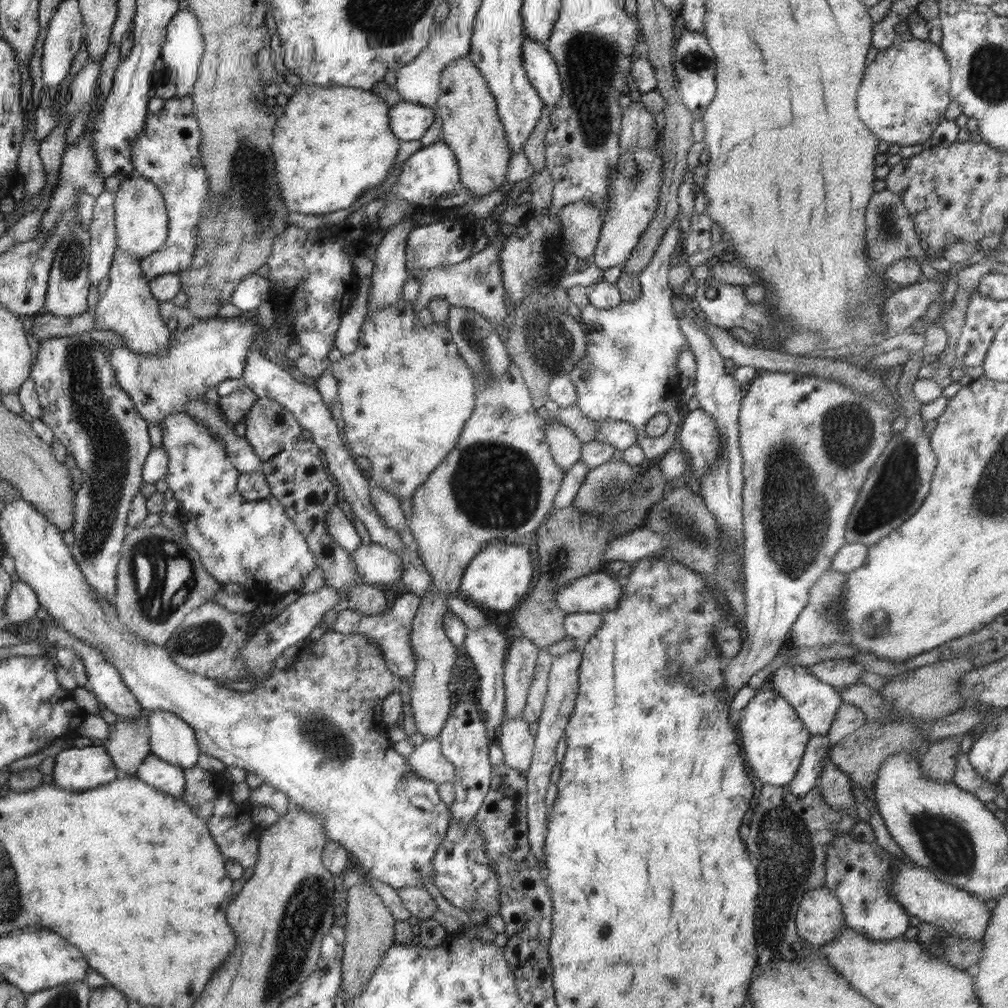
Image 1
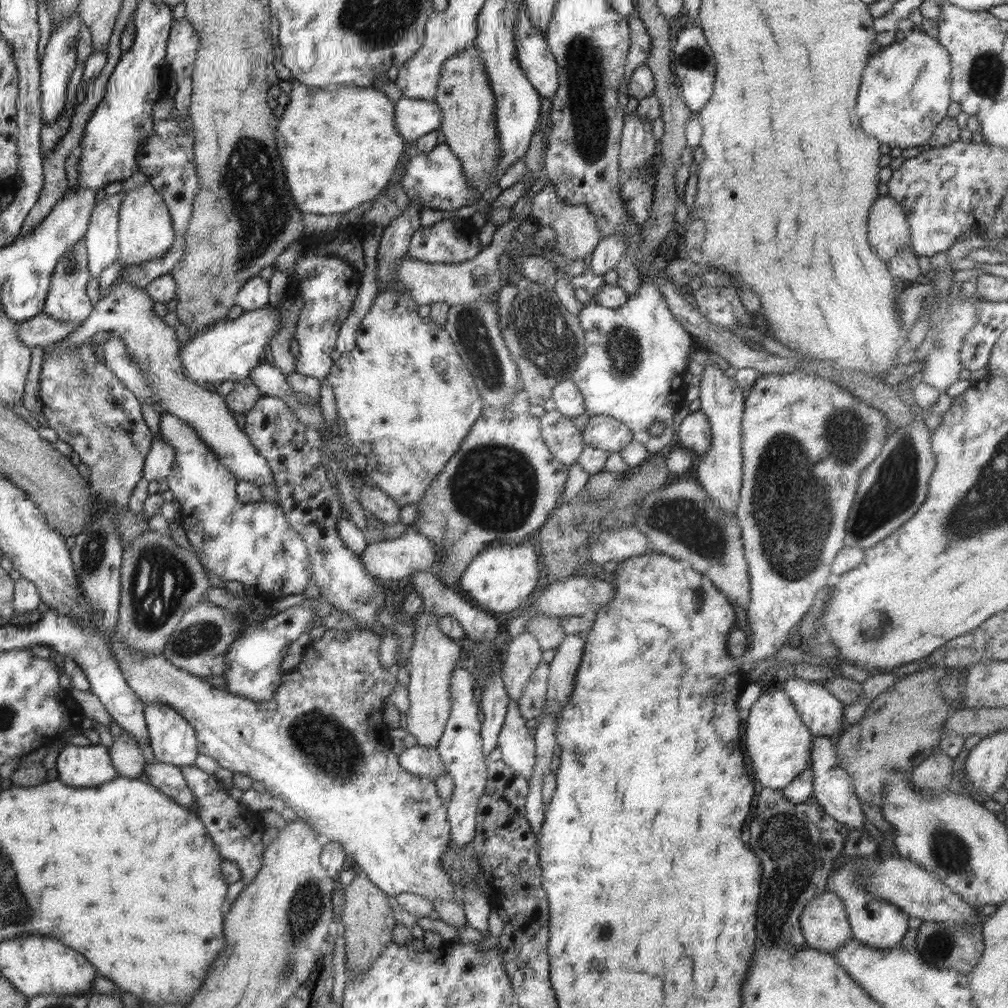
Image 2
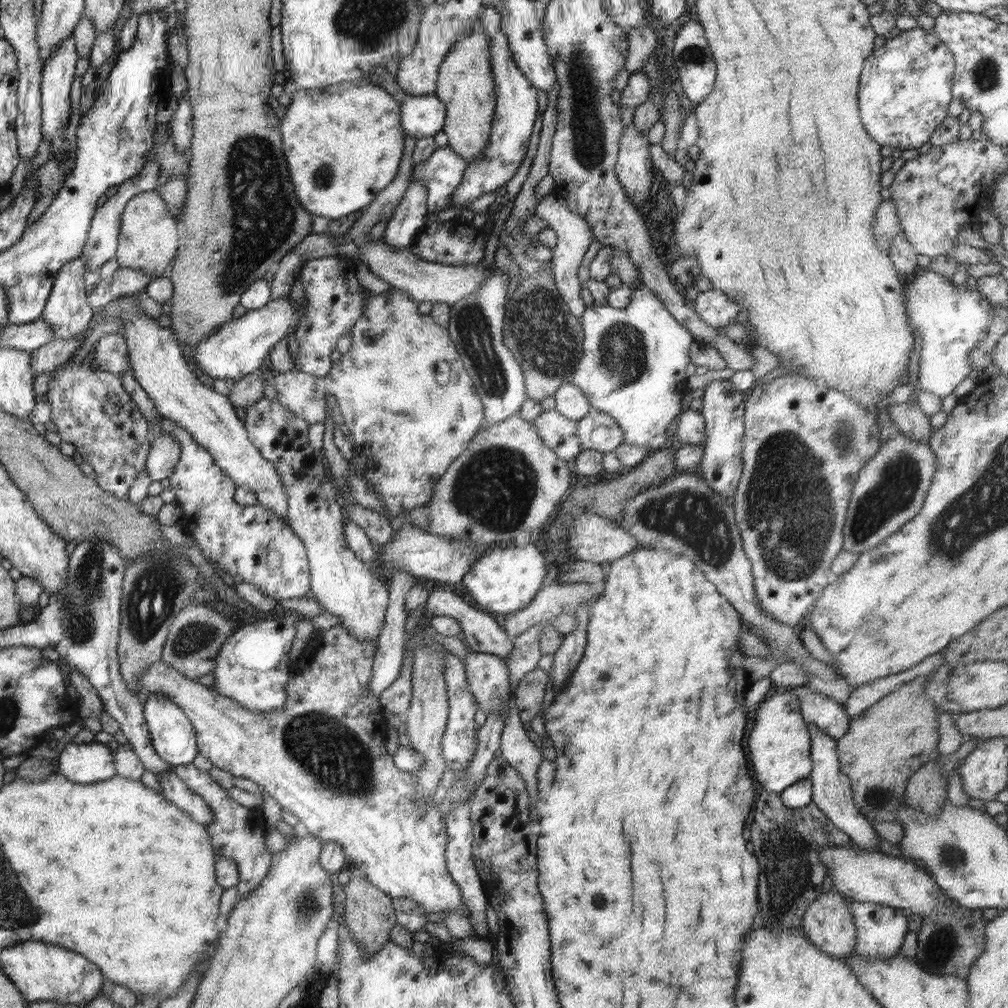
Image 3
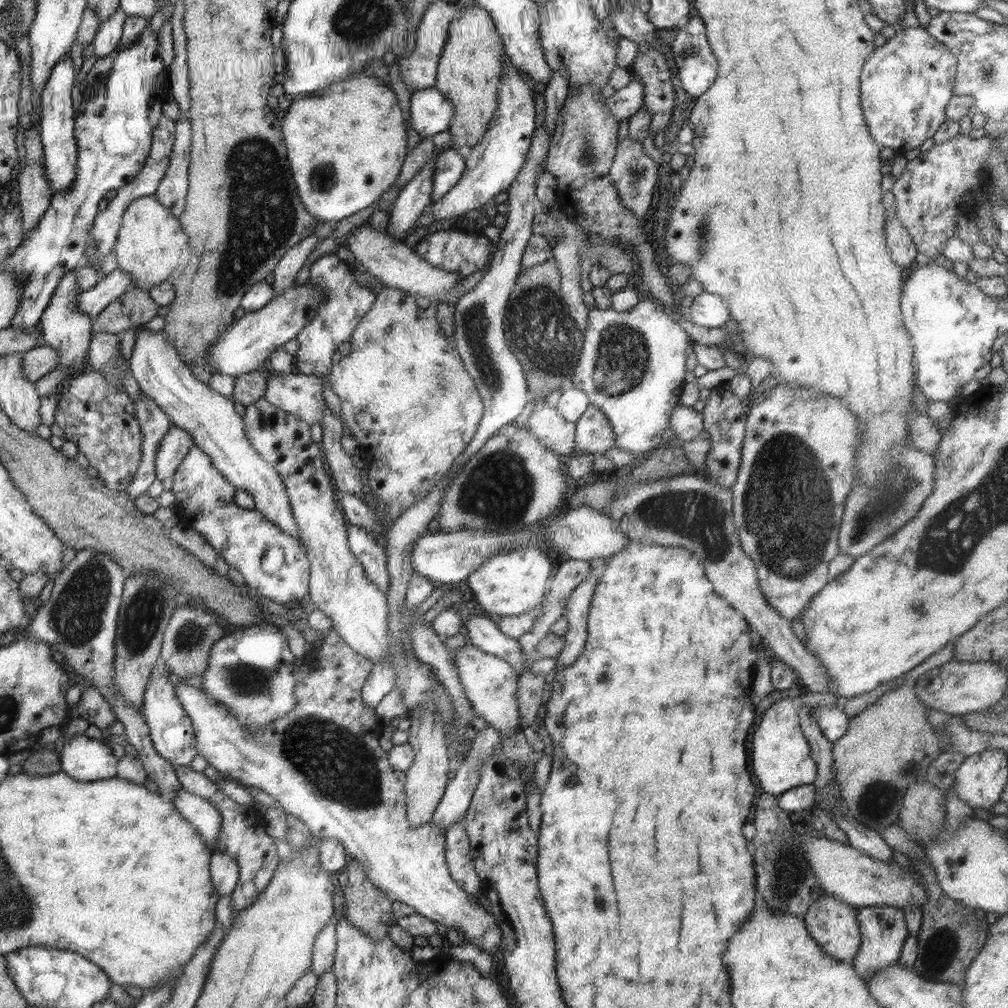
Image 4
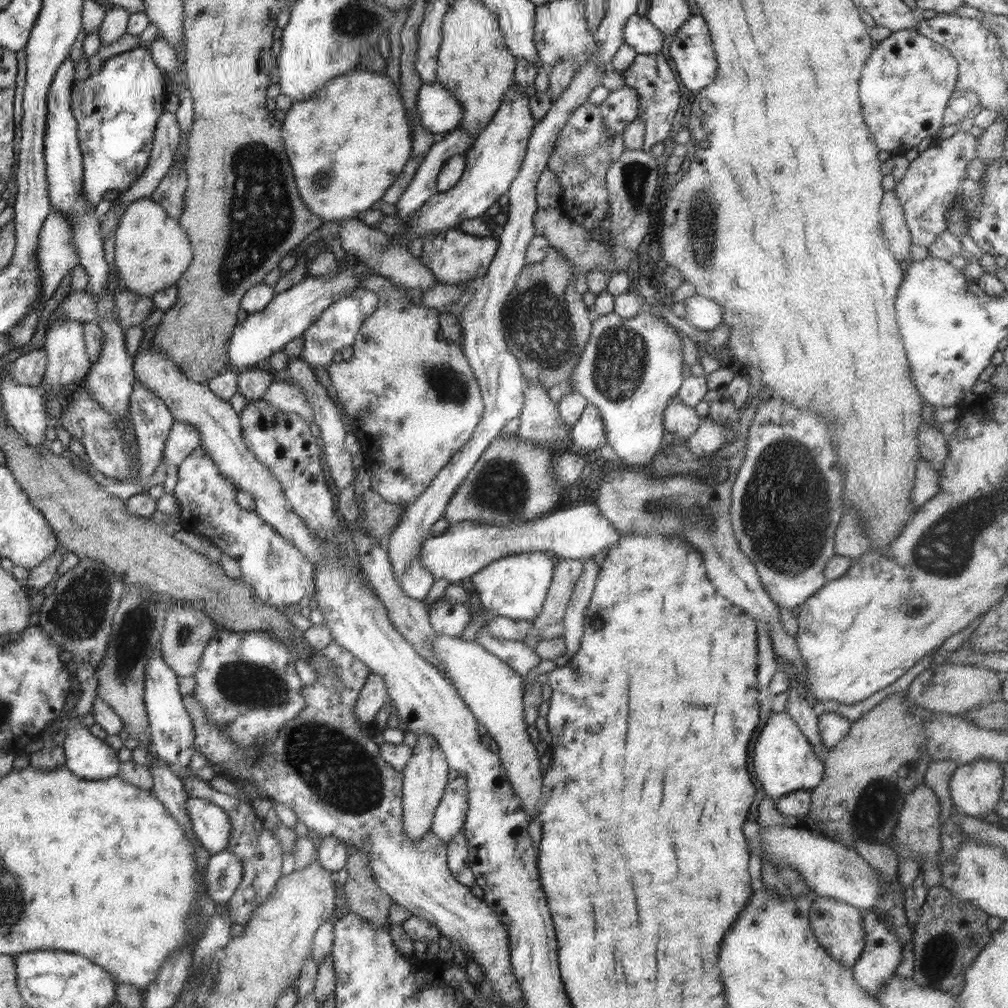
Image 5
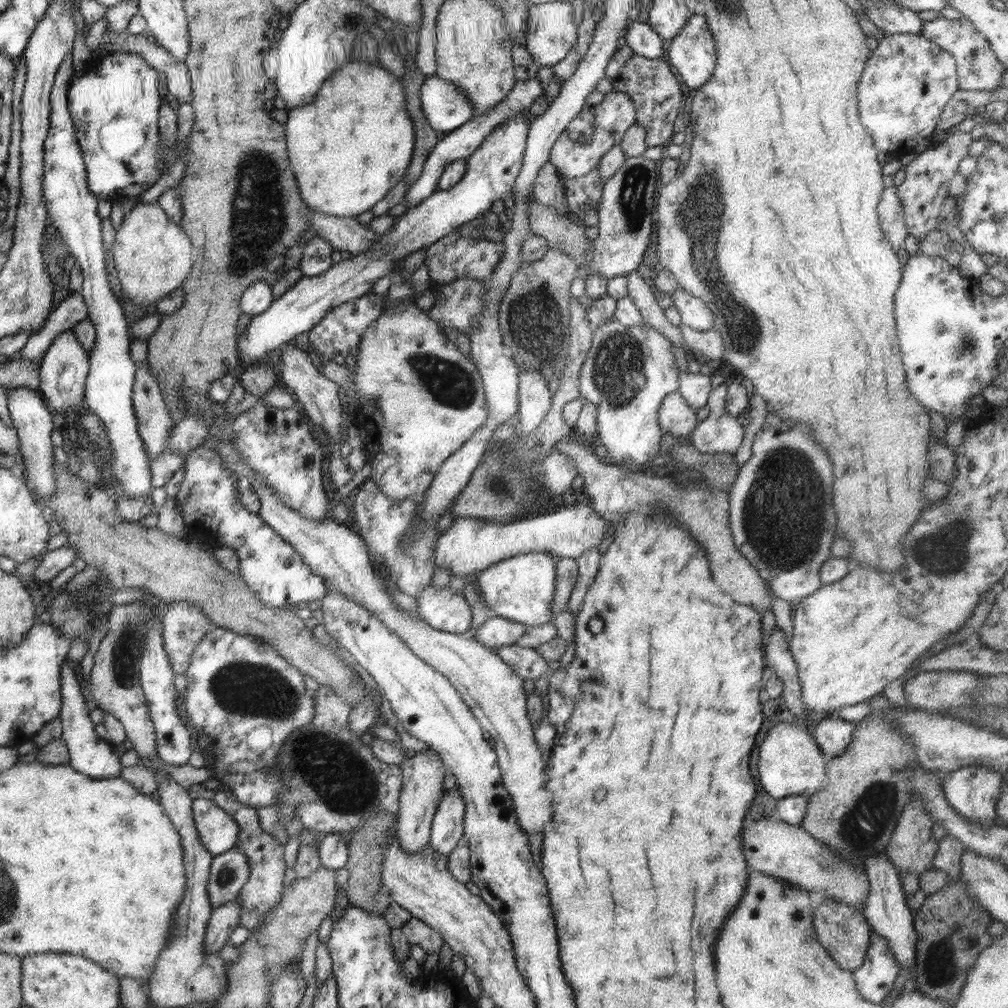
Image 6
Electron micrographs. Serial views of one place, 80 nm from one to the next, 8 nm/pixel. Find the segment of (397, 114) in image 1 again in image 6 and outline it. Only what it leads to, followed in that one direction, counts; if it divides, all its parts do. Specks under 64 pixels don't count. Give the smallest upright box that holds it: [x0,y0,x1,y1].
[419,75,474,133]

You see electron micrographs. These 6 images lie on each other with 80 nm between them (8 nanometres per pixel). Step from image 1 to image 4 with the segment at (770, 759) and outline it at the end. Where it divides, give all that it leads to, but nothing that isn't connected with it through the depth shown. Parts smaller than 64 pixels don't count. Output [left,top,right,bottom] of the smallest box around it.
[750,691,841,796]

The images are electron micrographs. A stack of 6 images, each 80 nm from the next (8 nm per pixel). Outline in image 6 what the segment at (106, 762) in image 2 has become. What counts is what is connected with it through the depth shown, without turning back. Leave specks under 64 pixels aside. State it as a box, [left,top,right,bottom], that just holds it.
[60,663,122,779]

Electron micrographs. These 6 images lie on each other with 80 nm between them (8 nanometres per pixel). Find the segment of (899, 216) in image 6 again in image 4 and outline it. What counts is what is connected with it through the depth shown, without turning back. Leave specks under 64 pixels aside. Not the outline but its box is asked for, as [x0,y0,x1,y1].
[881,192,917,268]

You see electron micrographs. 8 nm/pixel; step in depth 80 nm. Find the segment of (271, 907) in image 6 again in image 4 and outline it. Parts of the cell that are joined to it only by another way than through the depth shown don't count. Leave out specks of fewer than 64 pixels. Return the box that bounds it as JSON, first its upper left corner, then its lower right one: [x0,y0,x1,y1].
[175,766,279,919]

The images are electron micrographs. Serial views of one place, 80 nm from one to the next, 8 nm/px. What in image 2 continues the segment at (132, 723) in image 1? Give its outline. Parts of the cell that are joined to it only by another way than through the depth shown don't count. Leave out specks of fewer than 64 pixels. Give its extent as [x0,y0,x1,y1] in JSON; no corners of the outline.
[111,731,147,779]

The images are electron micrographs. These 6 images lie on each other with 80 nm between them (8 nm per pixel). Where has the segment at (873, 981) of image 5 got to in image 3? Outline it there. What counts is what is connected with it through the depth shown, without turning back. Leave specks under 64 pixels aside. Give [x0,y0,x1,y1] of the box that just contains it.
[849,902,908,959]

